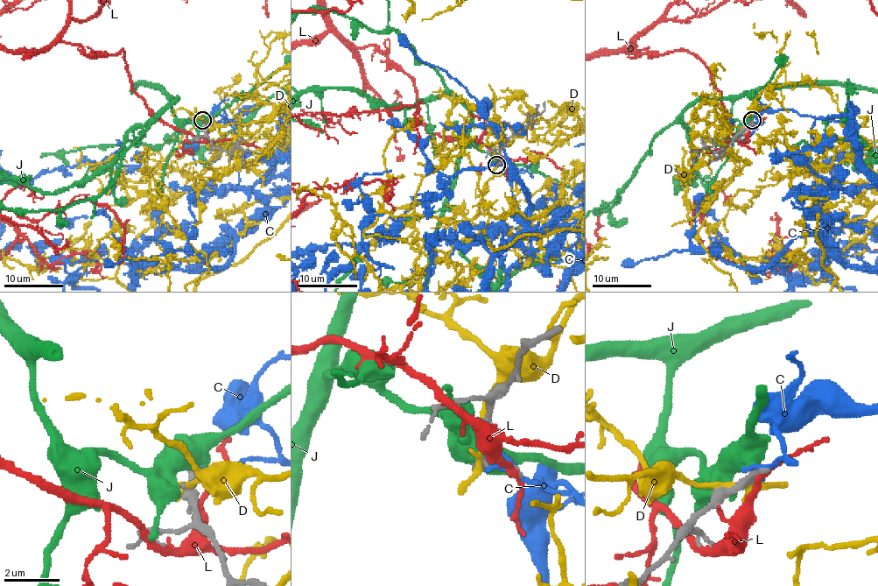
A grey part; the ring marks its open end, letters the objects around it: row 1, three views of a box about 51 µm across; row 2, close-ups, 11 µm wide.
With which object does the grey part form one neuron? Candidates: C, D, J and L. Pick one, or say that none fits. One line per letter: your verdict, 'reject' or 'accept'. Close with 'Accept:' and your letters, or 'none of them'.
C: reject
D: reject
J: reject
L: reject
Accept: none of them

